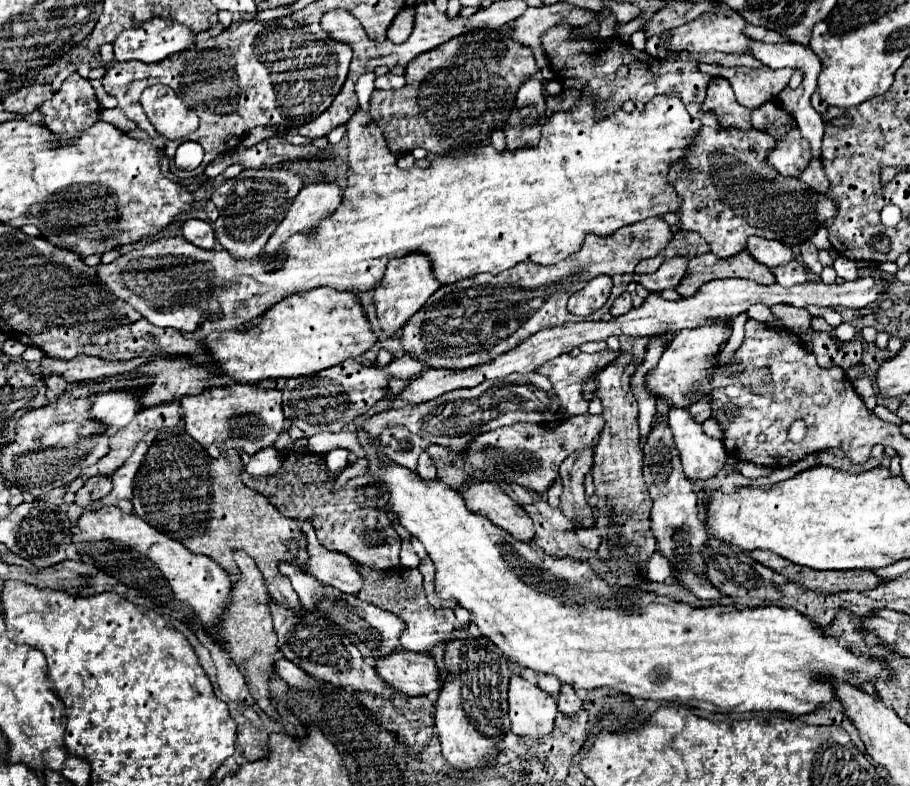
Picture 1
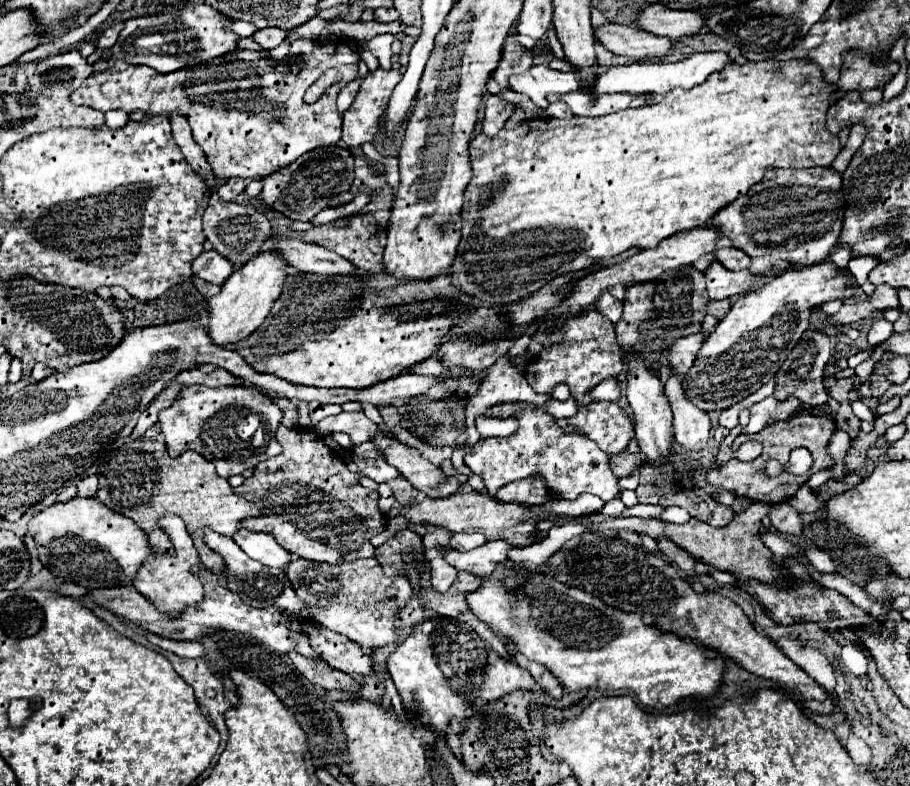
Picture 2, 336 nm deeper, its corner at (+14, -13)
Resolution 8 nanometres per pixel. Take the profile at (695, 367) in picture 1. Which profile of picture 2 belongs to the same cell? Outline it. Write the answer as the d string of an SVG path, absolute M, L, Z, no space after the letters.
M826 261L810 265L808 269L782 273L760 289L740 297L704 341L688 373L688 381L692 375L692 383L686 385L686 397L692 399L696 407L714 413L756 393L778 373L788 353L800 341L808 327L812 305L836 299L844 301L854 295L852 287L854 281L848 271Z

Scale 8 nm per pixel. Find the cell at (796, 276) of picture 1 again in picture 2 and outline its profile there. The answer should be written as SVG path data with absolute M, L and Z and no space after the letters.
M712 261L704 269L704 275L710 299L730 299L764 283L764 277L752 277L748 271L728 271L718 261Z

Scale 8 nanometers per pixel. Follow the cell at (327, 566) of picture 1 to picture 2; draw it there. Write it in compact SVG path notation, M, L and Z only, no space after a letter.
M240 527L232 535L232 539L238 543L238 547L248 557L252 557L252 559L256 559L256 561L260 561L260 563L264 563L268 567L284 569L284 565L288 565L288 561L292 559L292 555L284 547L280 547L272 535L254 533L254 531L248 531L248 529Z

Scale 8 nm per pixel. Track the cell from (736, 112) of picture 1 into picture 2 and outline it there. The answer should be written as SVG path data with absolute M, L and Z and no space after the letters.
M846 51L842 61L842 75L838 83L828 85L822 77L820 65L814 65L804 59L790 59L790 61L776 61L766 59L760 63L746 63L746 65L726 65L722 71L712 73L704 83L692 87L692 89L672 89L660 103L636 107L636 109L624 109L612 115L604 117L574 117L574 119L552 119L552 117L536 117L530 121L524 121L524 125L506 131L502 129L498 135L488 137L480 133L472 139L470 145L470 159L472 159L472 181L466 187L464 193L464 209L462 209L462 241L458 245L458 255L452 265L452 283L466 295L474 297L478 303L484 305L508 305L516 303L520 299L526 299L528 295L542 289L552 279L586 271L594 263L602 259L616 257L632 247L638 249L652 249L662 239L686 231L692 227L706 225L720 209L736 201L740 195L746 195L752 185L762 181L762 173L766 169L808 169L808 167L828 167L840 153L840 141L838 135L828 135L826 129L826 111L832 105L834 99L830 95L838 91L866 91L866 89L882 89L894 75L886 69L884 61L876 61L874 57L862 55L860 51Z

